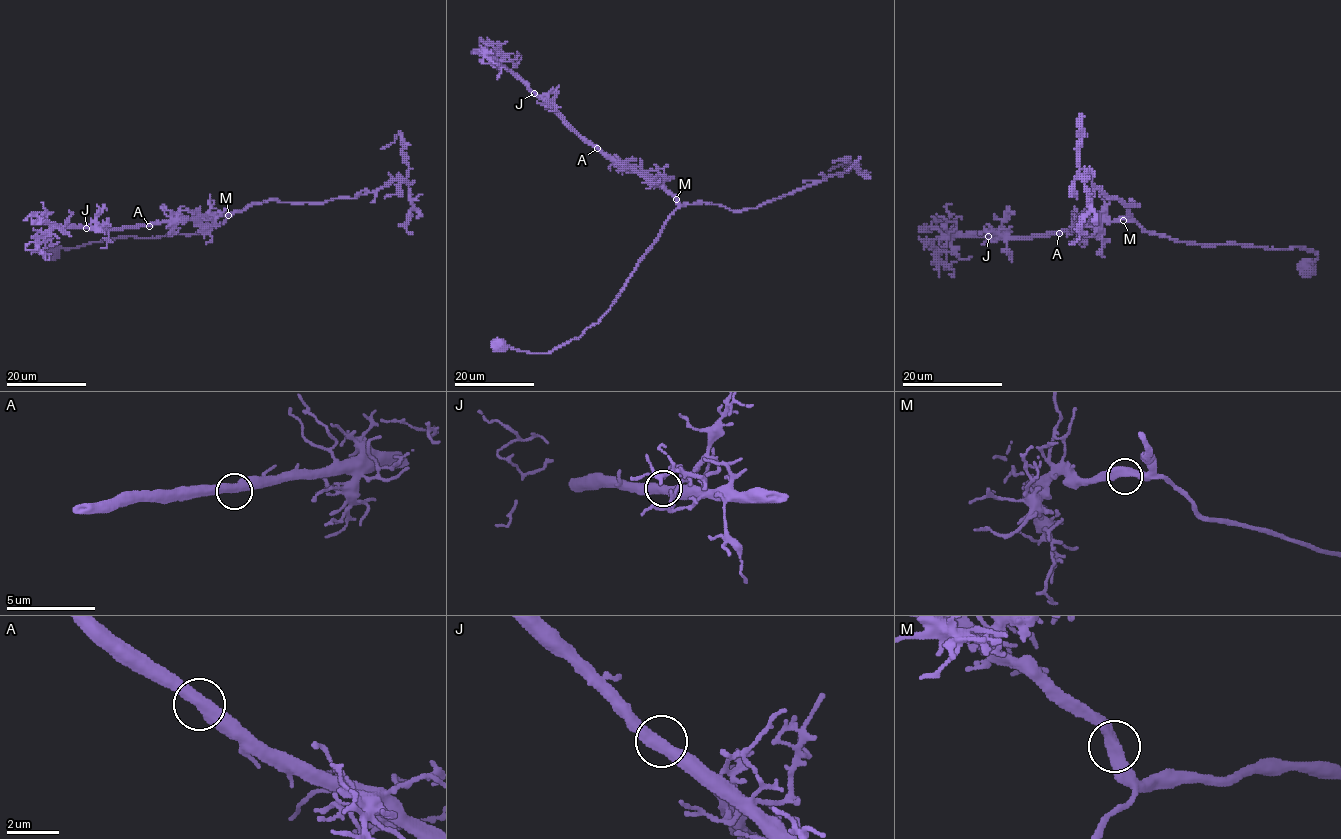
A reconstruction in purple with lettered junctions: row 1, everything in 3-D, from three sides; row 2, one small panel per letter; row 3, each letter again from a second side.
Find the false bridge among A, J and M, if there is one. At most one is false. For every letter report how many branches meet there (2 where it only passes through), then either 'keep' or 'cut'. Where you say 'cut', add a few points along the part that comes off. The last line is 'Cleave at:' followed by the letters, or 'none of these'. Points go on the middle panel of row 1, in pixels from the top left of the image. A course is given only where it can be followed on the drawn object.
A: branches 2; keep
J: branches 2; keep
M: branches 2; keep
Cleave at: none of these

